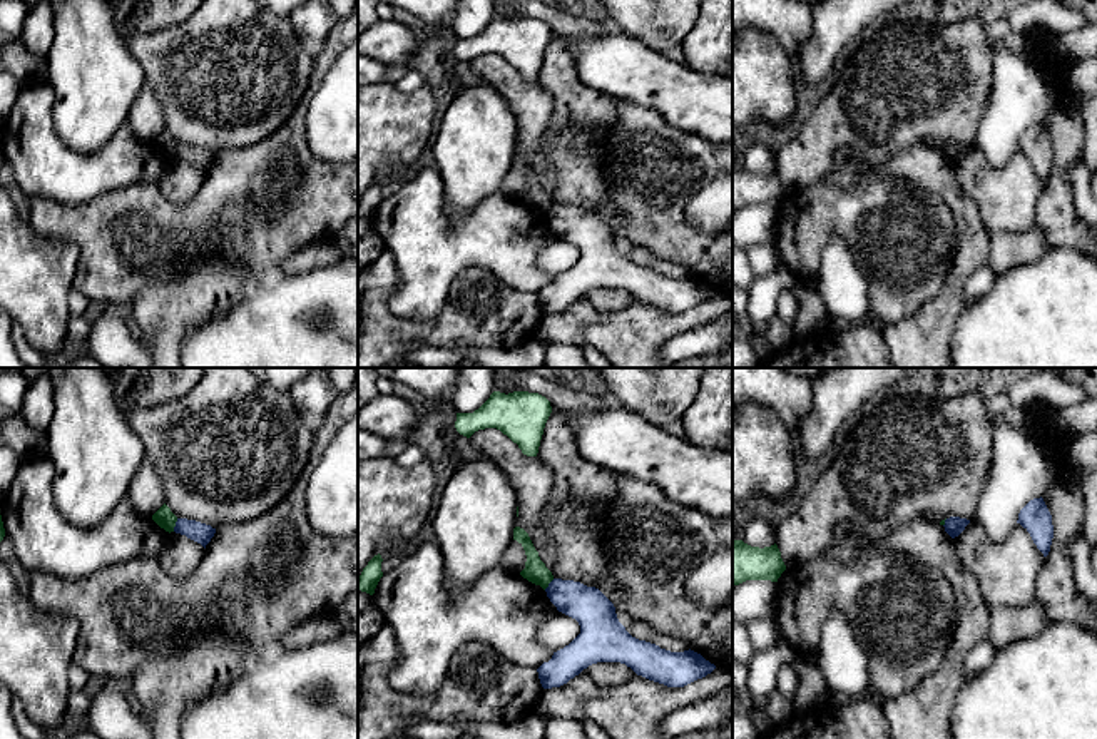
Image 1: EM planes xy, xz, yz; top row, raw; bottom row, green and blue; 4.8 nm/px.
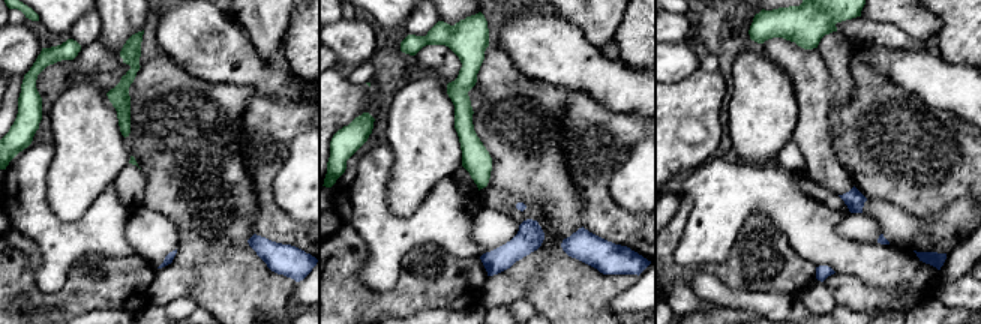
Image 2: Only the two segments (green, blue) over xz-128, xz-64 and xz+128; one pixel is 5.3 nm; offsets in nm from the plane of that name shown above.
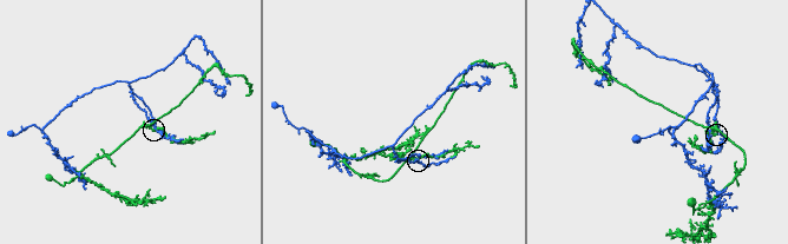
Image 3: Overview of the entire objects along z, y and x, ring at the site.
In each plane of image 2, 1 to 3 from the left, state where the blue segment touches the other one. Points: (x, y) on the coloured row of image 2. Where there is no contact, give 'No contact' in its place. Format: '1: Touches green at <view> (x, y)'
1: No contact
2: No contact
3: No contact

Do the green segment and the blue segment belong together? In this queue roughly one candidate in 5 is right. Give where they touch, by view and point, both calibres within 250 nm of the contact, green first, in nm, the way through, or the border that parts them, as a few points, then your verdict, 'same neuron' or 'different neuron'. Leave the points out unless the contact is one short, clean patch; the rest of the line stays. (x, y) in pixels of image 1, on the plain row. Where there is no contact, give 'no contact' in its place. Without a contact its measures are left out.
meets green in xy at (174, 151); 90 nm thick on the green side, 100 nm on the other; border along xy (178, 144), (173, 156); different neuron

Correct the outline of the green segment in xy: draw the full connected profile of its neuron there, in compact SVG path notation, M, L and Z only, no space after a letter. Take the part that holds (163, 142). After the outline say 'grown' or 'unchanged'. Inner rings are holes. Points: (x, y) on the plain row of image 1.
M164 129L154 140L152 145L164 154L166 157L174 157L177 142L171 137L171 134Z; unchanged

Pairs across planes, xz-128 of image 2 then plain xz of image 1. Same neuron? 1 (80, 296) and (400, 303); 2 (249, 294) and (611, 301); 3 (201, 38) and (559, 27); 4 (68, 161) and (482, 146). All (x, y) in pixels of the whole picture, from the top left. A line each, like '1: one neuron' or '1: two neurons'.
1: two neurons
2: two neurons
3: two neurons
4: one neuron

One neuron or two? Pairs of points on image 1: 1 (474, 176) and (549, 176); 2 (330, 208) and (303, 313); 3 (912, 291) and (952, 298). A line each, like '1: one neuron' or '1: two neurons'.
1: two neurons
2: two neurons
3: two neurons

